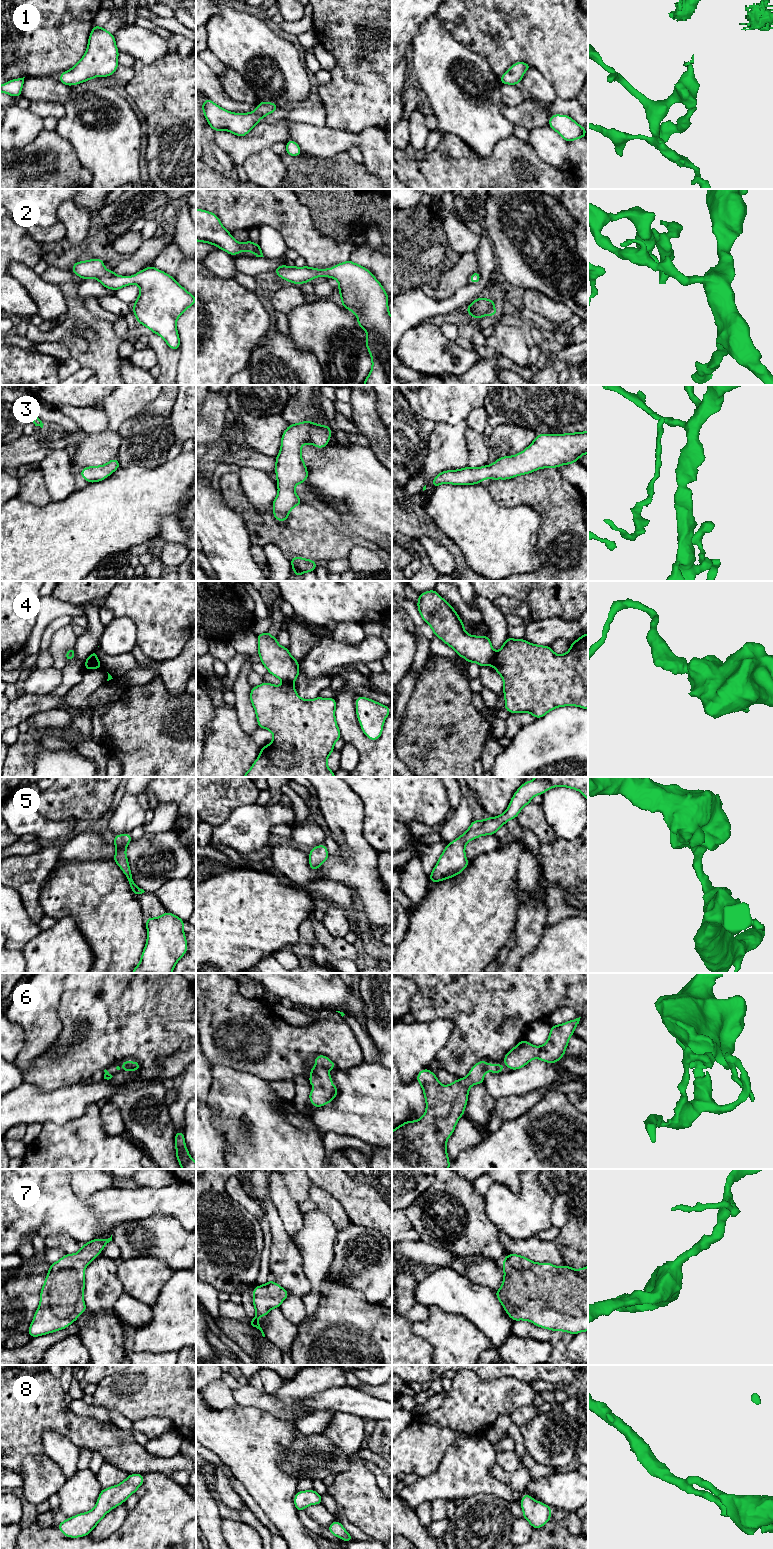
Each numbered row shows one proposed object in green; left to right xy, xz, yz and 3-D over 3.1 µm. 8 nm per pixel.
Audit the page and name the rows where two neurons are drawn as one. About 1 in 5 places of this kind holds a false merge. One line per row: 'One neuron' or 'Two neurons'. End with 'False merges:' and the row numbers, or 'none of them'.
1: One neuron
2: One neuron
3: One neuron
4: Two neurons
5: One neuron
6: One neuron
7: One neuron
8: One neuron
False merges: 4

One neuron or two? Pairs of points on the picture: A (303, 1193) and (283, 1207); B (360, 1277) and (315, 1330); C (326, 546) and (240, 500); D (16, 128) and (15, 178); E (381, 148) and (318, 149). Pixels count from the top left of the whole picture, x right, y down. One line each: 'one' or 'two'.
A: two
B: two
C: one
D: two
E: one

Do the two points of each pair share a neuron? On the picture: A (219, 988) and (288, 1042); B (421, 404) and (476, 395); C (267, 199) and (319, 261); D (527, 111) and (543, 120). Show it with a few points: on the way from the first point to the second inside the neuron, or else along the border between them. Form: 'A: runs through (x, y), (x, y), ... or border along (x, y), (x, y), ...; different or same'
A: runs through (236, 1005), (244, 1013), (252, 1013), (271, 1032); same
B: runs through (435, 395), (462, 395); same
C: runs through (277, 214), (309, 246); same
D: runs through (531, 111), (539, 118); same

